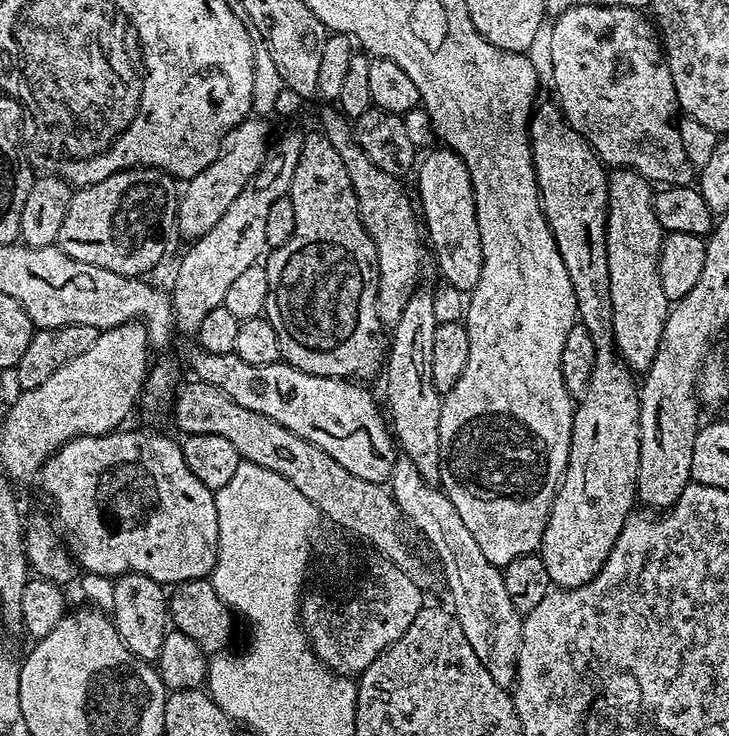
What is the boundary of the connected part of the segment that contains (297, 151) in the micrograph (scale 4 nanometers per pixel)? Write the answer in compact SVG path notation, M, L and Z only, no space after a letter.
M288 132L281 140L275 140L269 143L268 157L258 174L254 174L242 194L230 202L230 210L218 218L218 226L205 236L193 239L188 253L181 258L170 287L172 319L177 333L195 334L198 326L202 326L202 318L206 318L210 310L223 305L230 285L265 255L266 217L269 216L270 205L291 193L294 170L298 170L298 158L302 158L304 145L304 136L296 132Z

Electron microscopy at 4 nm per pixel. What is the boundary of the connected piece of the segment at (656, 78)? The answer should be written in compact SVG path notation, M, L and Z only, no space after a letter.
M589 2L586 6L576 6L559 13L555 17L552 37L548 40L552 80L556 83L555 99L568 125L584 136L605 165L612 168L632 167L649 182L660 186L688 186L693 183L694 169L686 158L686 150L682 150L676 121L678 105L674 82L670 78L661 41L649 17L644 17L644 14L635 8L602 6L598 2Z

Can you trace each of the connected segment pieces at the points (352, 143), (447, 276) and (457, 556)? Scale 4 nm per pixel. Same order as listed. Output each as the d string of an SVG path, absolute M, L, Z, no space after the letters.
M335 107L325 108L328 109L320 116L321 122L324 123L322 134L330 142L330 146L338 150L343 164L346 165L346 174L350 174L350 182L354 186L354 198L358 198L358 214L376 247L378 314L385 326L394 326L406 302L413 292L417 291L419 285L416 283L420 280L420 263L424 260L424 252L426 256L422 224L418 219L413 197L410 192L408 197L407 190L400 185L403 183L397 177L386 174L386 170L374 166L374 162L370 162L362 146L358 146L349 121Z
M447 146L439 147L425 160L423 157L415 169L417 192L415 195L418 197L418 208L422 213L422 224L426 229L426 240L430 245L431 255L432 252L436 255L436 264L444 275L443 283L468 294L478 282L482 266L476 199L472 197L472 179L462 158Z
M407 458L397 459L390 491L400 507L401 517L411 527L413 524L436 551L448 592L452 595L451 611L458 626L462 626L462 634L466 634L466 642L470 642L470 650L478 654L478 662L486 666L494 682L511 685L518 675L524 621L522 613L510 602L503 571L482 554L478 542L474 542L474 534L466 530L466 522L458 518L458 510L454 510L450 498L439 487L426 483L414 462Z

